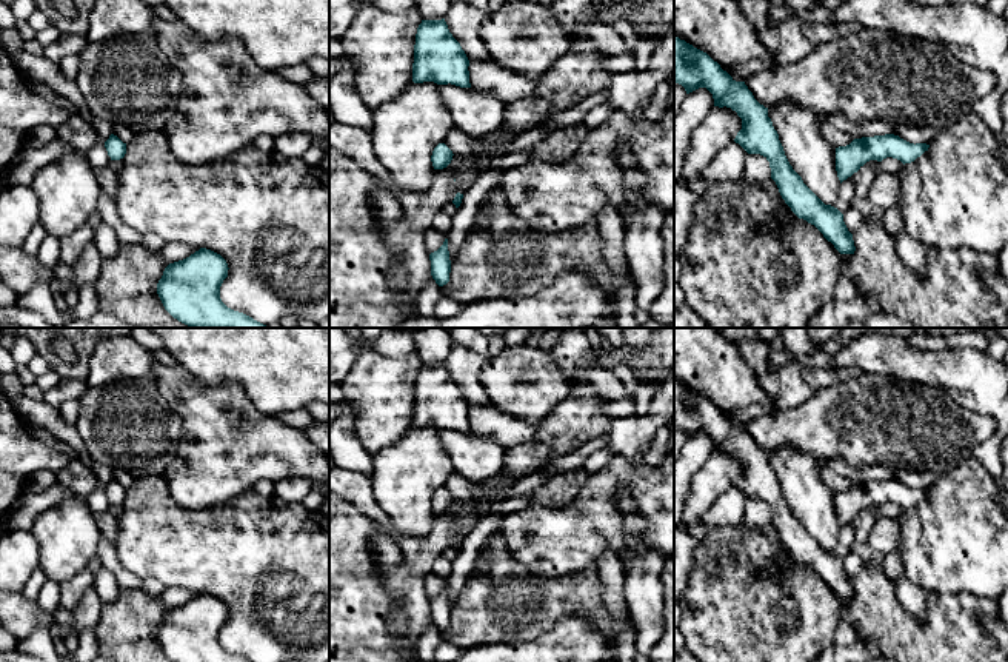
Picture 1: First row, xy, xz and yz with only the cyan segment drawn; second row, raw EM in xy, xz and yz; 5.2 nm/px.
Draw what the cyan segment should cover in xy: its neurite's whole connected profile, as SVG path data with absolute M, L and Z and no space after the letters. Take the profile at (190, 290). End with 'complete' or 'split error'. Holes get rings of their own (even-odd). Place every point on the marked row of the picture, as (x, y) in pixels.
M206 248L169 263L157 283L157 294L165 309L189 328L268 328L252 317L228 308L220 299L220 286L228 277L226 260Z; complete

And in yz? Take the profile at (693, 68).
M674 35L674 83L682 85L686 94L706 88L714 106L736 111L742 119L742 129L734 142L748 154L760 154L769 162L771 179L791 211L814 225L840 254L854 254L853 234L843 214L825 205L793 169L768 117L768 108L754 99L745 82L736 82L706 52Z; complete

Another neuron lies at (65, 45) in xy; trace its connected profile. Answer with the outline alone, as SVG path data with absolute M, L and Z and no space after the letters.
M62 34L54 43L43 48L43 54L58 63L68 55L78 55L88 45L85 35Z

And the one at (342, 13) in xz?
M329 0L329 38L343 37L365 6L375 6L386 12L405 12L416 9L416 0Z

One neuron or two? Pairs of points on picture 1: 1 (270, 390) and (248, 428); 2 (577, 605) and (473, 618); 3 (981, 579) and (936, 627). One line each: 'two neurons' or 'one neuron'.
1: two neurons
2: one neuron
3: two neurons

